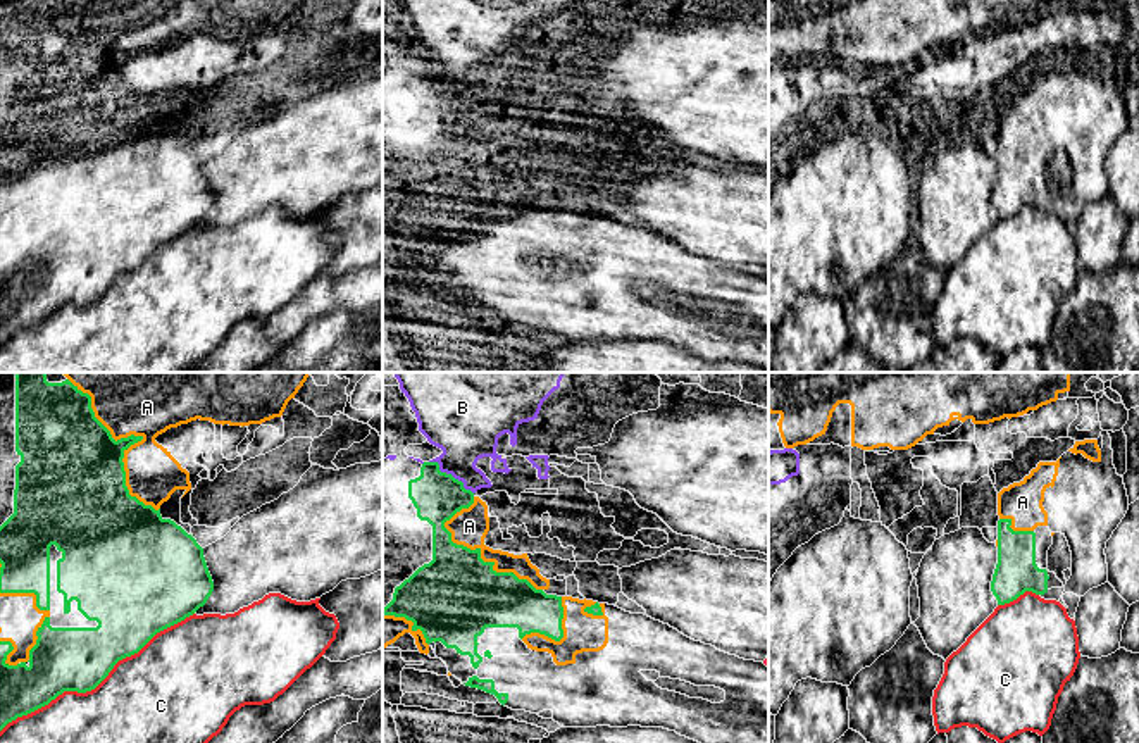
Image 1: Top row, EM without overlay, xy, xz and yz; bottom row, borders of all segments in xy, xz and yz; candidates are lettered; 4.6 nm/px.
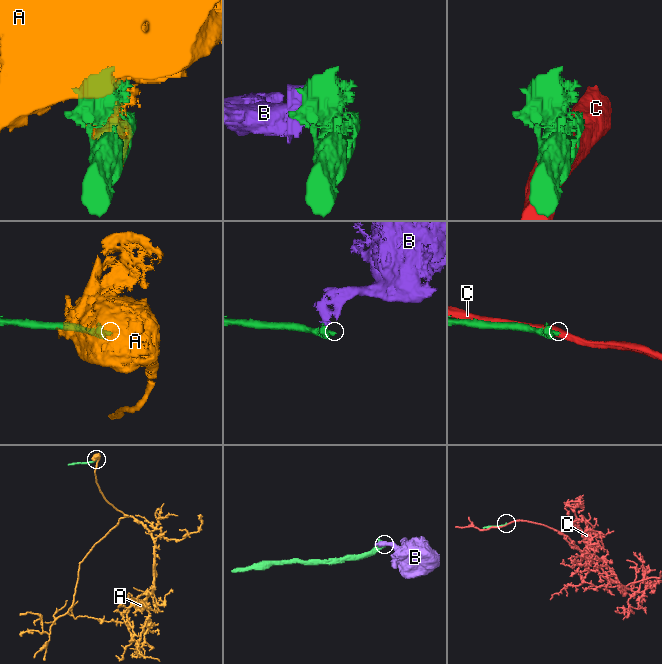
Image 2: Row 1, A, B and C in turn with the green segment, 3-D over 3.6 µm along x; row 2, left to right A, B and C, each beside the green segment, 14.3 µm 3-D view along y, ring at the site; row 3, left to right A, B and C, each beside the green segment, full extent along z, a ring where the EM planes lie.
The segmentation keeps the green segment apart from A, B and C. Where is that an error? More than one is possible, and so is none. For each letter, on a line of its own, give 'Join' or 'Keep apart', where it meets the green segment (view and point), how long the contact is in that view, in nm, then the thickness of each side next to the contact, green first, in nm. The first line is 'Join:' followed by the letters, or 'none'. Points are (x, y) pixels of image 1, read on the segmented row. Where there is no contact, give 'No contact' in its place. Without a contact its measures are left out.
Join: none
A: Keep apart. Touches green at xy (140, 437). Shared border 750 nm. Thickness 280 nm (green) against 480 nm
B: Keep apart. Touches green at xz (450, 474). Shared border 260 nm. Thickness 220 nm (green) against 320 nm
C: Keep apart. Touches green at xy (97, 685). Shared border 1050 nm. Thickness 300 nm (green) against 420 nm

